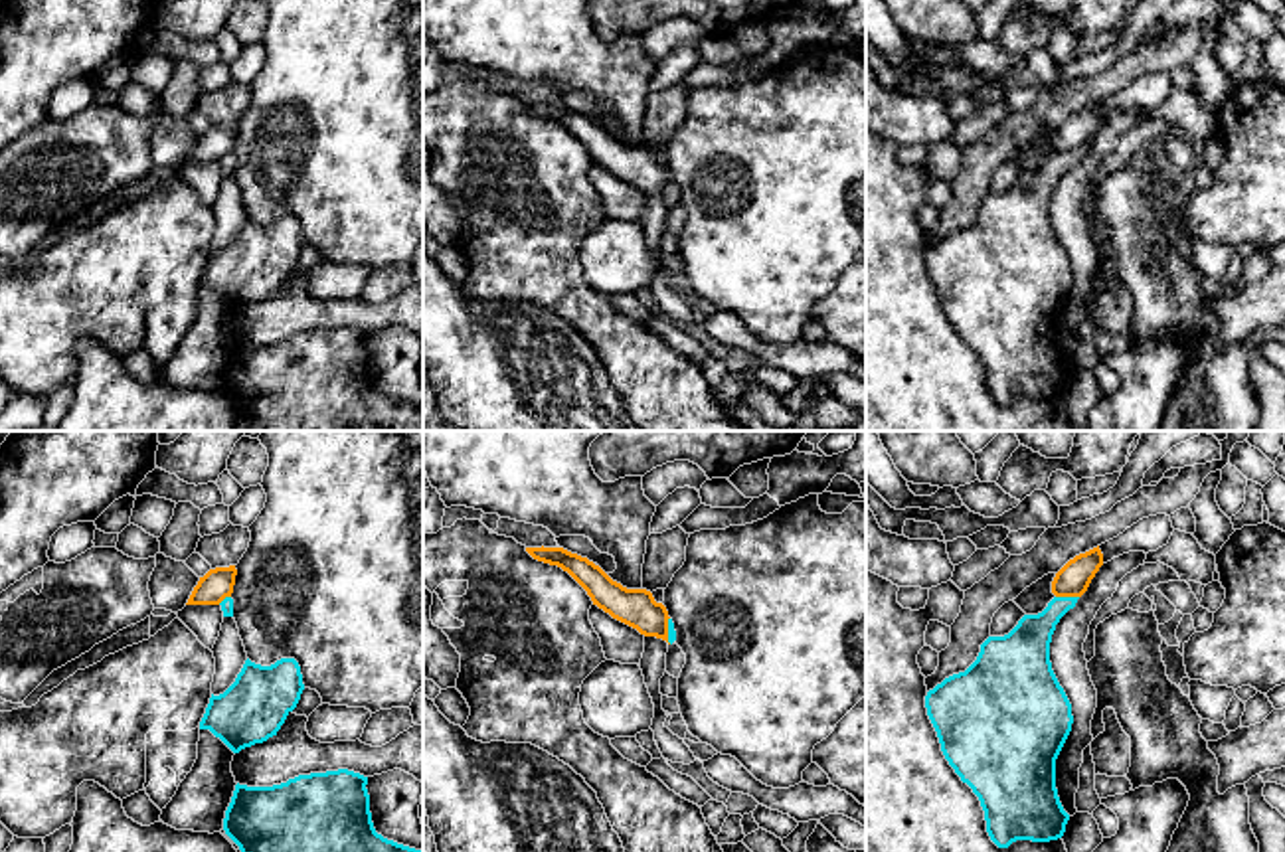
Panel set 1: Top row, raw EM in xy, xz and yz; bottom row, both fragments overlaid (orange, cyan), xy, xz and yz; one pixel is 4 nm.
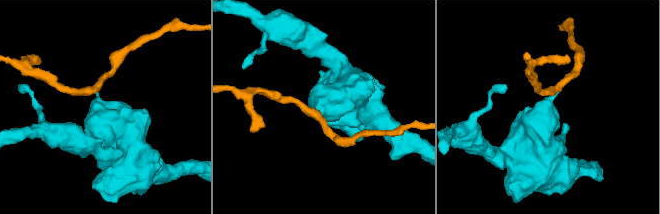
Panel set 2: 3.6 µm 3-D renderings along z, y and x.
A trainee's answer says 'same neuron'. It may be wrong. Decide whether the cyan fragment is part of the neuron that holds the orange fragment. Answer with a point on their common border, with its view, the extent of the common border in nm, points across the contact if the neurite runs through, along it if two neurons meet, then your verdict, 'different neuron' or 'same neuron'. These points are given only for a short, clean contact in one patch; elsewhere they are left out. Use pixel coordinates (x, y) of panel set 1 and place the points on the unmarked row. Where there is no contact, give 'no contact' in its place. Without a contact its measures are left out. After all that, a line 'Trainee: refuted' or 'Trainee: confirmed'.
yz (1068, 153) | 100 nm | along yz (1056, 153), (1078, 155) | different neuron
Trainee: refuted

